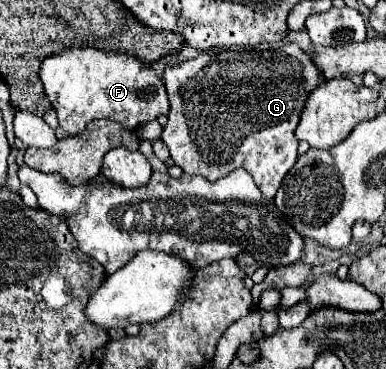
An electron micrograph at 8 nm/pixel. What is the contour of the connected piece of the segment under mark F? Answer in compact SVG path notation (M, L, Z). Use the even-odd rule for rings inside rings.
M68 48L42 60L40 80L44 92L58 114L66 134L80 134L96 118L110 118L124 128L136 130L142 124L168 114L170 104L164 82L154 70L132 56L104 52L96 48Z

